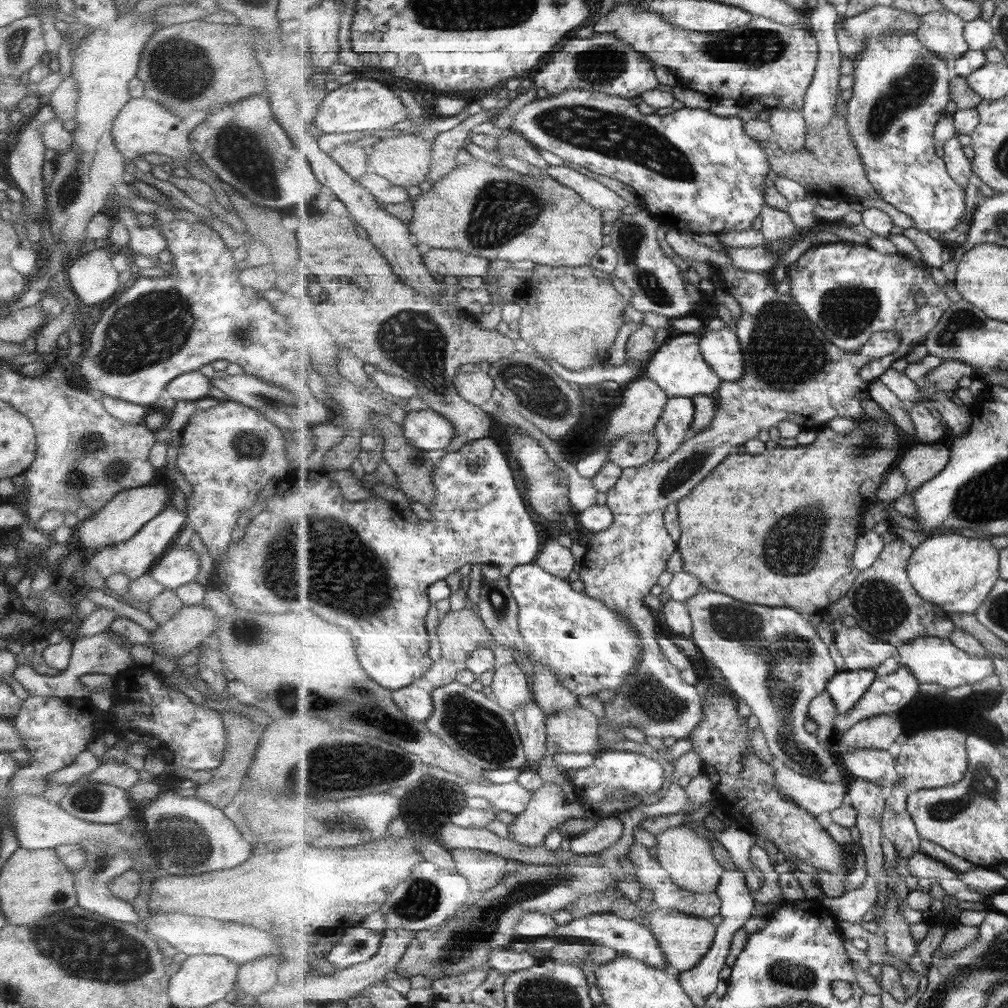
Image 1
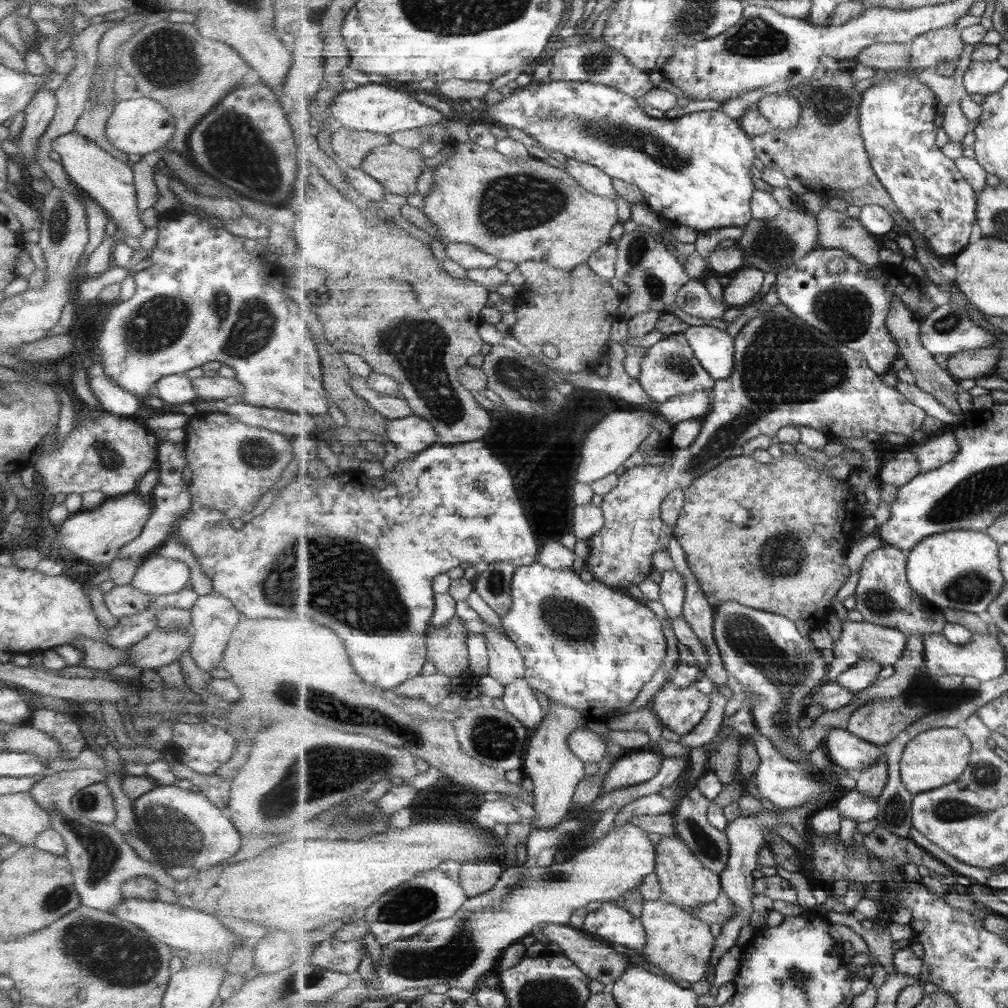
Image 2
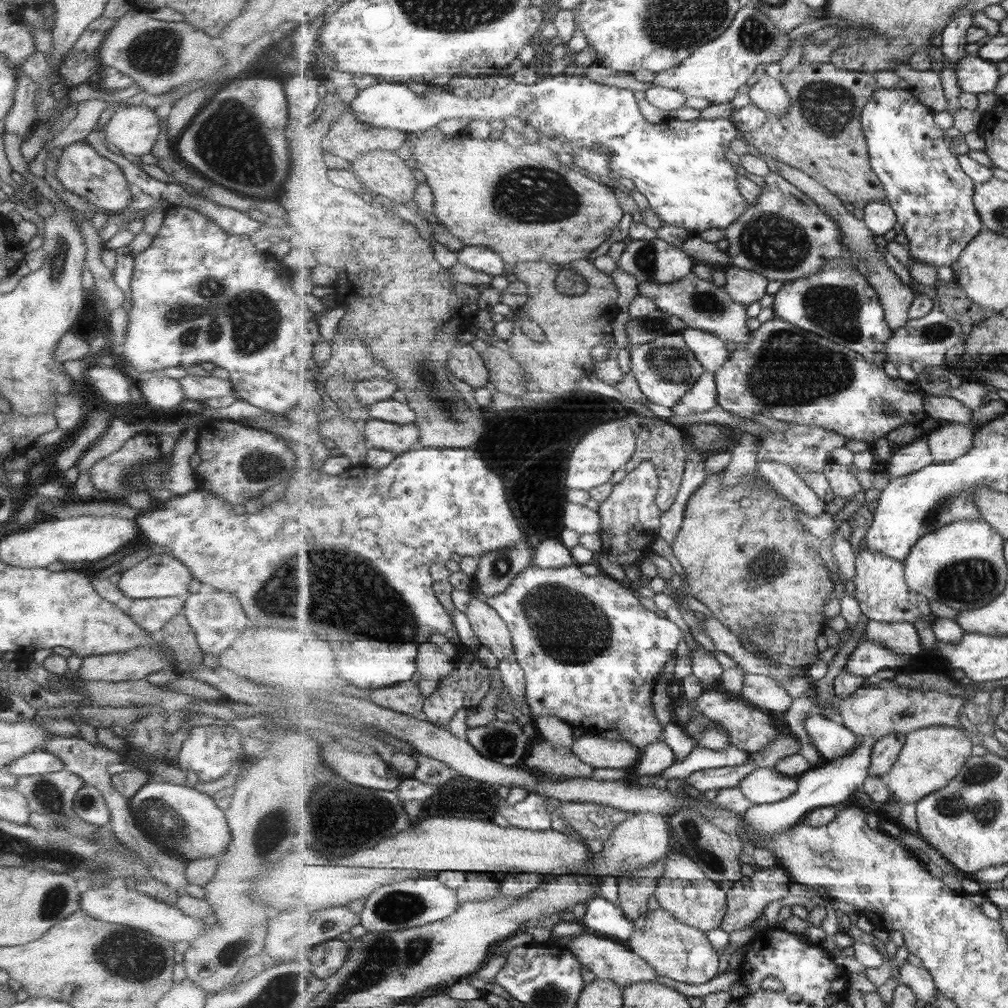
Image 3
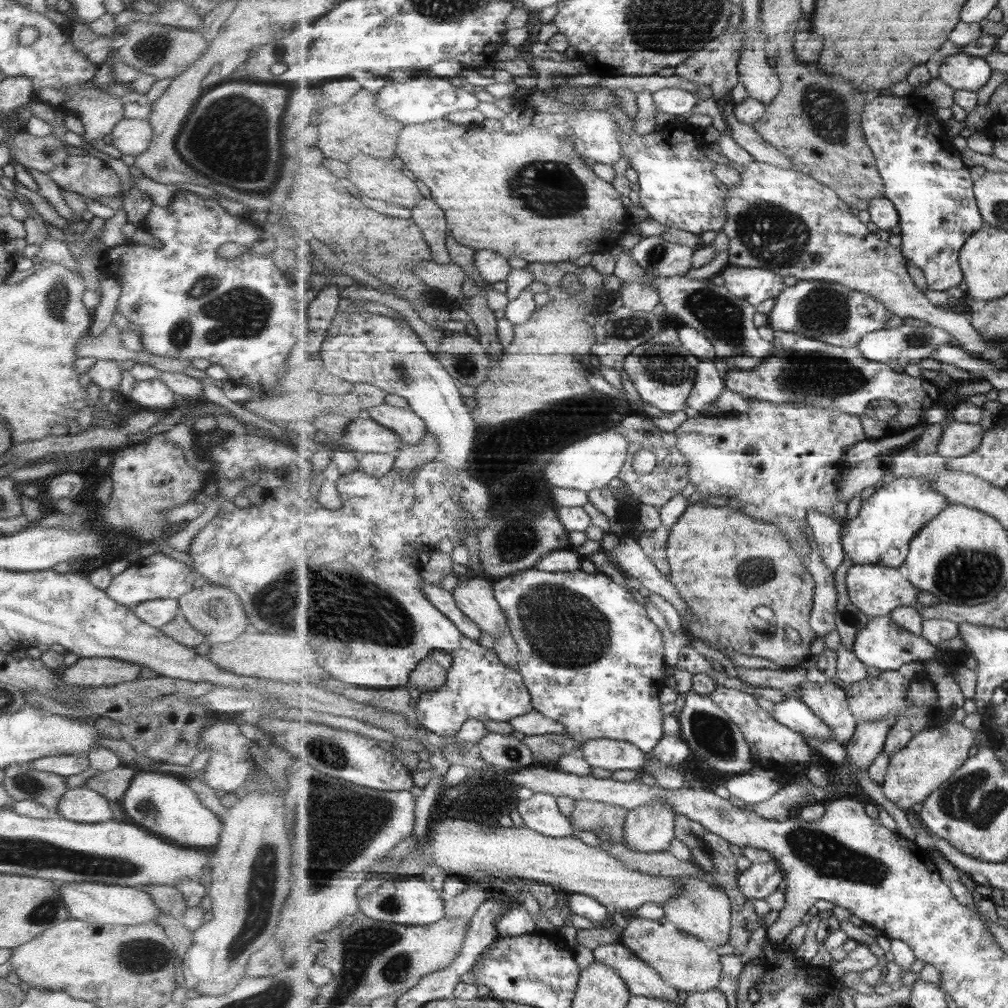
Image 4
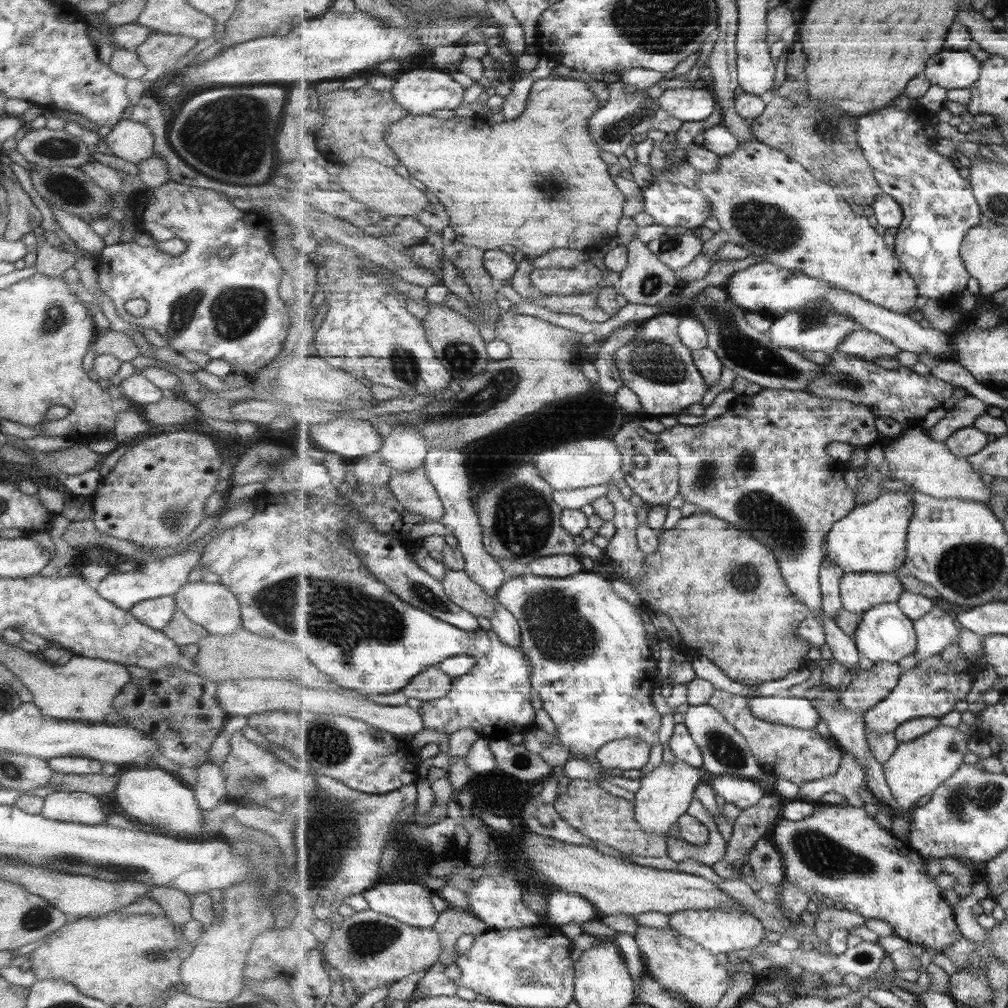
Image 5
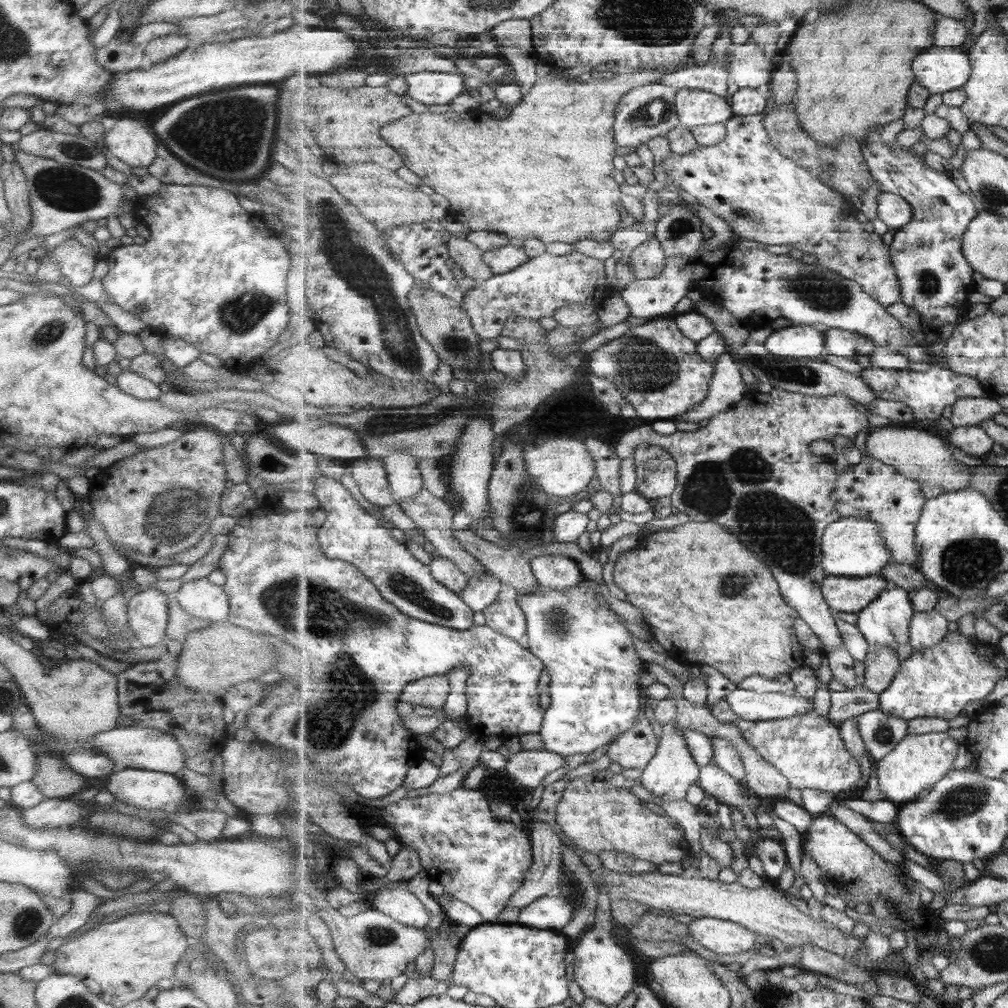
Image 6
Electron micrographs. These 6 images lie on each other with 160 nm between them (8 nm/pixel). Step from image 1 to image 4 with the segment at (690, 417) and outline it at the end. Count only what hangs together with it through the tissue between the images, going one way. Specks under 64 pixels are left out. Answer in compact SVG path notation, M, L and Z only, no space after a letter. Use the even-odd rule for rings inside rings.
M702 360L698 364L698 377L694 389L687 399L689 411L697 414L711 407L723 394L725 387L725 379L719 374L717 360Z

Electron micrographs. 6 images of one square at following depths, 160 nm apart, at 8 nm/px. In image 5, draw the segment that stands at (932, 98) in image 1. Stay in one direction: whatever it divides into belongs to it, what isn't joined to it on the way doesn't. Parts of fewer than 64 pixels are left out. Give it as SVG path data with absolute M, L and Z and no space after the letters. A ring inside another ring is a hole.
M917 106L913 110L891 108L876 109L858 118L858 141L868 161L874 168L875 178L885 194L899 201L904 212L902 225L898 228L893 246L907 272L918 282L918 289L923 299L935 299L941 306L950 306L958 302L958 294L967 290L971 273L962 259L960 250L971 229L981 224L984 219L982 207L974 195L974 188L969 178L963 178L960 166L949 156L939 154L935 148L936 140L929 138L925 128L931 124L929 112Z

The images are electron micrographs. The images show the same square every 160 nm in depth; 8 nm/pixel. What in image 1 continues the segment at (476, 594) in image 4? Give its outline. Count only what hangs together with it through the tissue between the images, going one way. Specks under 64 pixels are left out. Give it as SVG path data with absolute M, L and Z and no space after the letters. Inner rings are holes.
M517 662L507 663L494 671L491 682L494 699L505 710L512 713L524 704L534 700L529 679L525 676L523 668Z

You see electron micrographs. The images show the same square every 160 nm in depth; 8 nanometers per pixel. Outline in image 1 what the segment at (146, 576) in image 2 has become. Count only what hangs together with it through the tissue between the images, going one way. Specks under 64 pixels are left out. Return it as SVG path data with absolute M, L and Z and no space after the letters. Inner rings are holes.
M172 543L147 572L147 576L161 584L164 590L175 591L194 581L197 570L199 558L190 547L175 547Z

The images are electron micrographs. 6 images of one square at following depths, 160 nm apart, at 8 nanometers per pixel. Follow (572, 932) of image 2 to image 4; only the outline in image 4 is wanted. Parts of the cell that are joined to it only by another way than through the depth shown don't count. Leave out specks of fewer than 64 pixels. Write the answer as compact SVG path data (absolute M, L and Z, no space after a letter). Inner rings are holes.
M621 942L609 944L609 946L599 946L593 952L594 961L603 963L625 980L629 991L635 996L647 996L647 998L657 998L665 1002L675 1002L683 1005L679 1001L679 990L668 984L660 974L636 956L627 946Z

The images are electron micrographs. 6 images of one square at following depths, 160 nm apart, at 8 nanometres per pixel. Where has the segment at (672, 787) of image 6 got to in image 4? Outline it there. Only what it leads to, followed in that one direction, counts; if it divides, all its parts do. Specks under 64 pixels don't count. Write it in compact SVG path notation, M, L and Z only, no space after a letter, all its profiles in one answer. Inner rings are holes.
M666 802L629 811L624 828L626 845L631 850L643 853L668 851L671 840L676 838L676 816Z

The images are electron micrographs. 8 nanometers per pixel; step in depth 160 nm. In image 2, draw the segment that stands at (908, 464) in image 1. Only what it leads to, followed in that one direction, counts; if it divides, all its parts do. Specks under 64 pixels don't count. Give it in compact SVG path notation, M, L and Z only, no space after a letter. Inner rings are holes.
M945 432L940 436L927 441L913 443L913 453L919 458L921 473L927 473L952 462L959 454L959 443L955 432Z

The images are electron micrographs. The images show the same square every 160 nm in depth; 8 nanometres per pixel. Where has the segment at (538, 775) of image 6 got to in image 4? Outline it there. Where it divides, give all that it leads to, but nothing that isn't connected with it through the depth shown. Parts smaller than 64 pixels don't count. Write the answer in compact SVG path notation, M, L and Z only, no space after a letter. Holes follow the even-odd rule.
M487 733L477 743L476 751L489 763L508 771L539 764L525 741L515 738L512 733Z

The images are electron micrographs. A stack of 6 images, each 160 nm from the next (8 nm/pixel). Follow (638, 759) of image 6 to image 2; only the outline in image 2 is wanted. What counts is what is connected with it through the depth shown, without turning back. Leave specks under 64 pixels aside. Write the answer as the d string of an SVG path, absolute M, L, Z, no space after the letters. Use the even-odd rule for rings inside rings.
M586 725L577 728L568 738L570 749L585 762L601 762L607 754L605 740Z

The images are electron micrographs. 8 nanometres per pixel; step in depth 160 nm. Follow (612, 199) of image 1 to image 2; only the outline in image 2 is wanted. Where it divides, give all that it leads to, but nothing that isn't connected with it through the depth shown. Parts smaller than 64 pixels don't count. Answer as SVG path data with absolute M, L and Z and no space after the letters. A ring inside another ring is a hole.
M568 158L566 163L566 171L575 179L583 188L586 188L593 194L612 198L615 202L619 200L619 194L613 186L613 178L611 175L603 172L600 168L579 162L576 158Z

